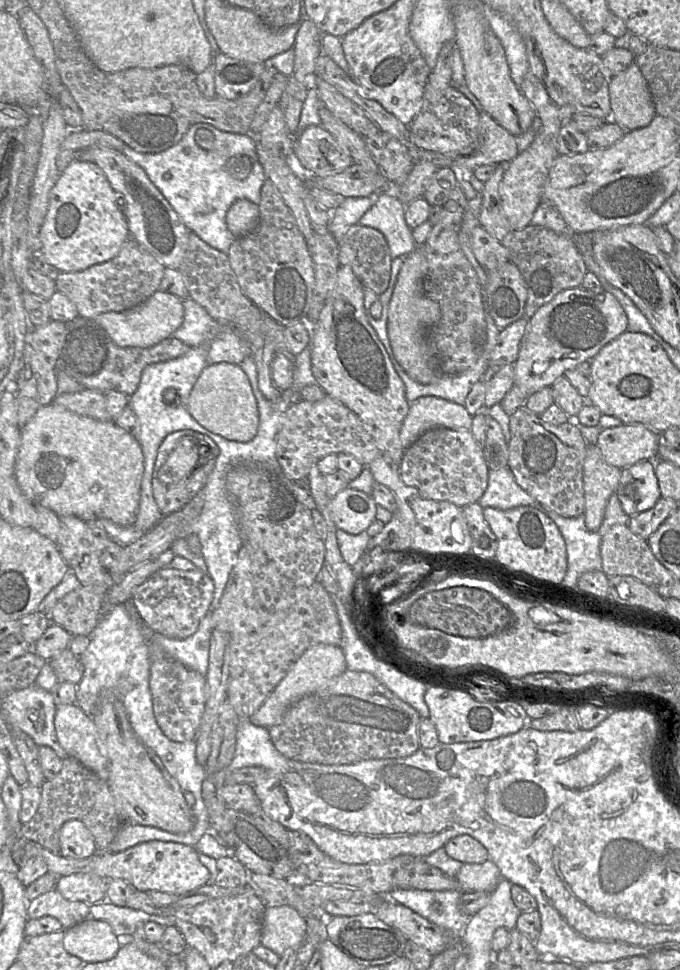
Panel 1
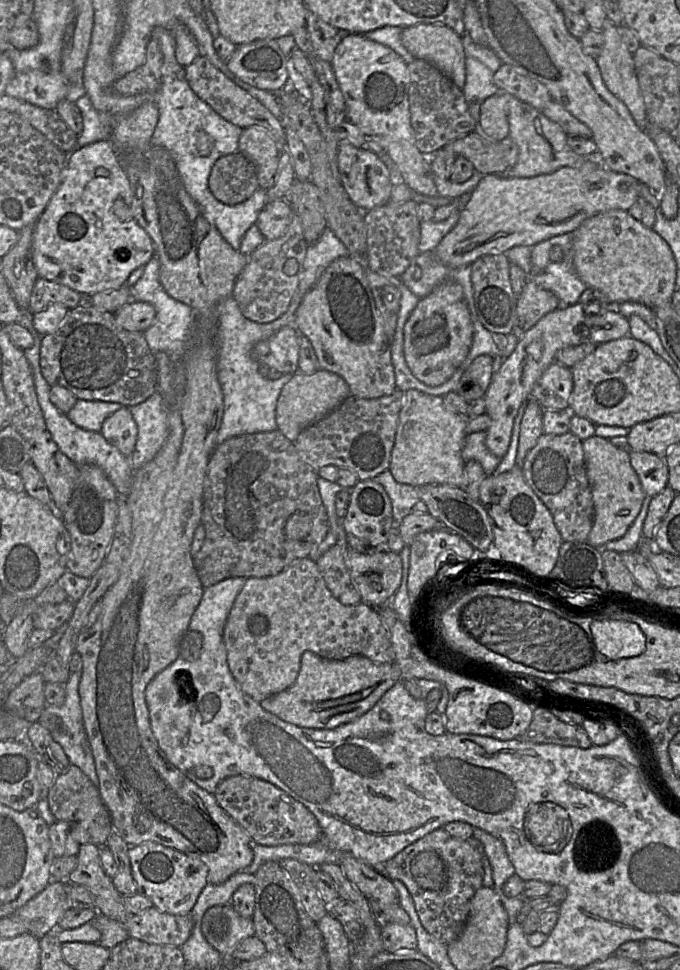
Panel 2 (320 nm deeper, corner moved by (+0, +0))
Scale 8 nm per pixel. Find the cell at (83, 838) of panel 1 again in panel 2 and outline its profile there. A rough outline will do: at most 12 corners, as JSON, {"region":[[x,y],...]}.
{"region":[[80,845],[67,882],[88,888],[99,915],[131,915],[101,865],[101,847]]}

